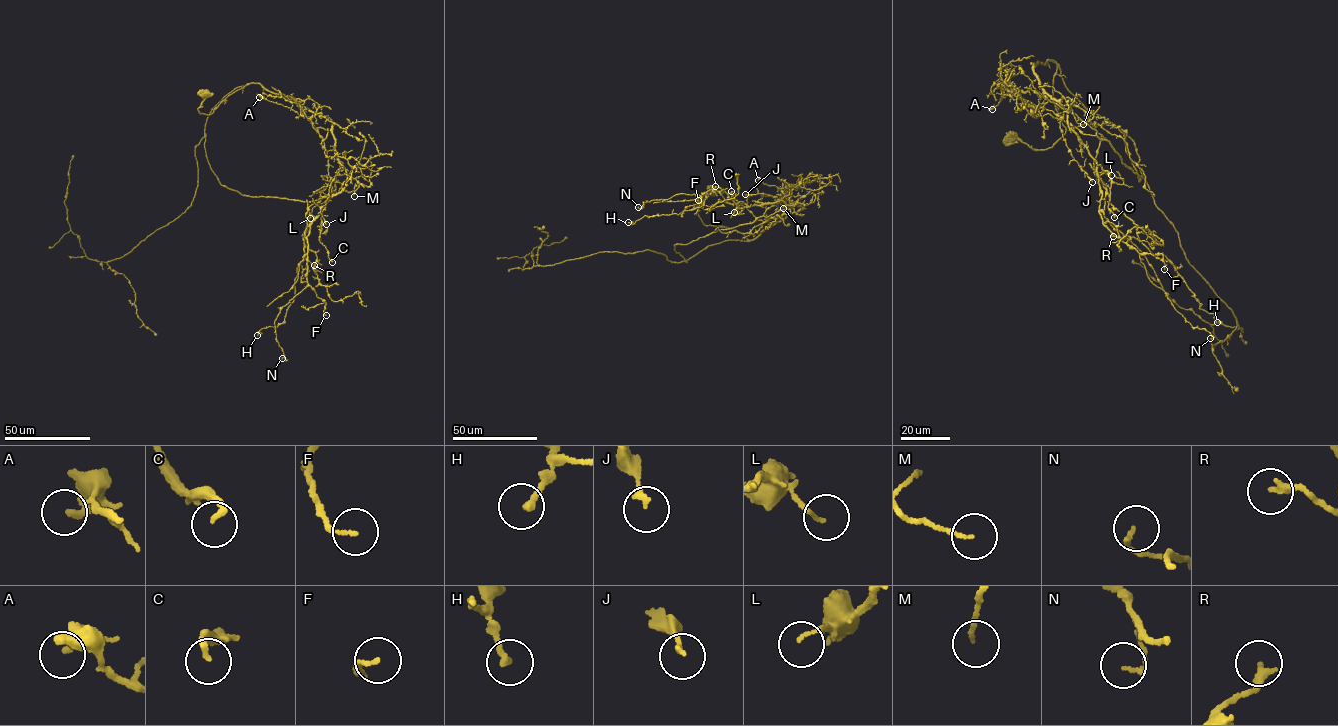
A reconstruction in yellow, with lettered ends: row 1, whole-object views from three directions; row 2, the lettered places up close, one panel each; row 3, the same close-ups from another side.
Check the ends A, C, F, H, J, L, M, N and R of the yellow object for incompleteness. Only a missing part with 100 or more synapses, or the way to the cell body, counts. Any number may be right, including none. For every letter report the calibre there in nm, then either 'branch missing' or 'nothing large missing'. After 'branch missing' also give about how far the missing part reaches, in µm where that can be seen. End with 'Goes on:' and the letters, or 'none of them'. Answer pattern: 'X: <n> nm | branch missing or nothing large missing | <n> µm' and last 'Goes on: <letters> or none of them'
A: 300 nm | nothing large missing
C: 200 nm | nothing large missing
F: 120 nm | nothing large missing
H: 200 nm | nothing large missing
J: 150 nm | nothing large missing
L: 110 nm | nothing large missing
M: 110 nm | nothing large missing
N: 140 nm | nothing large missing
R: 240 nm | nothing large missing
Goes on: none of them

